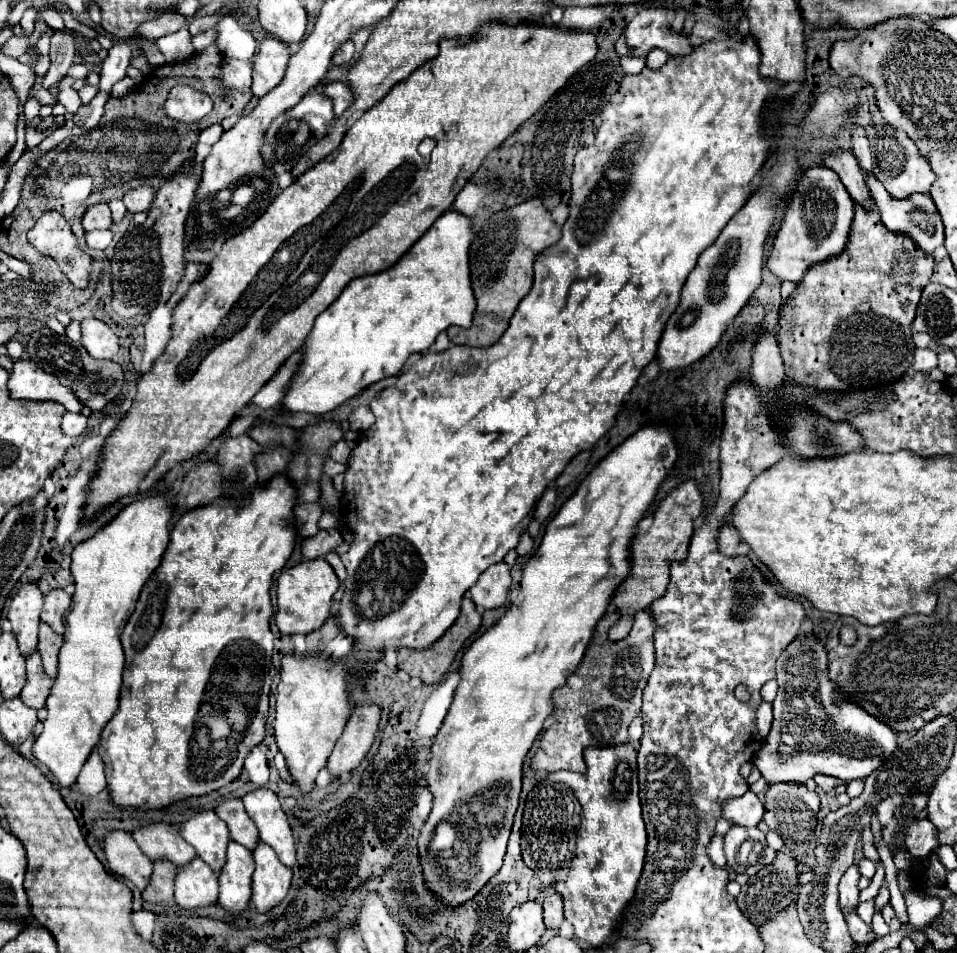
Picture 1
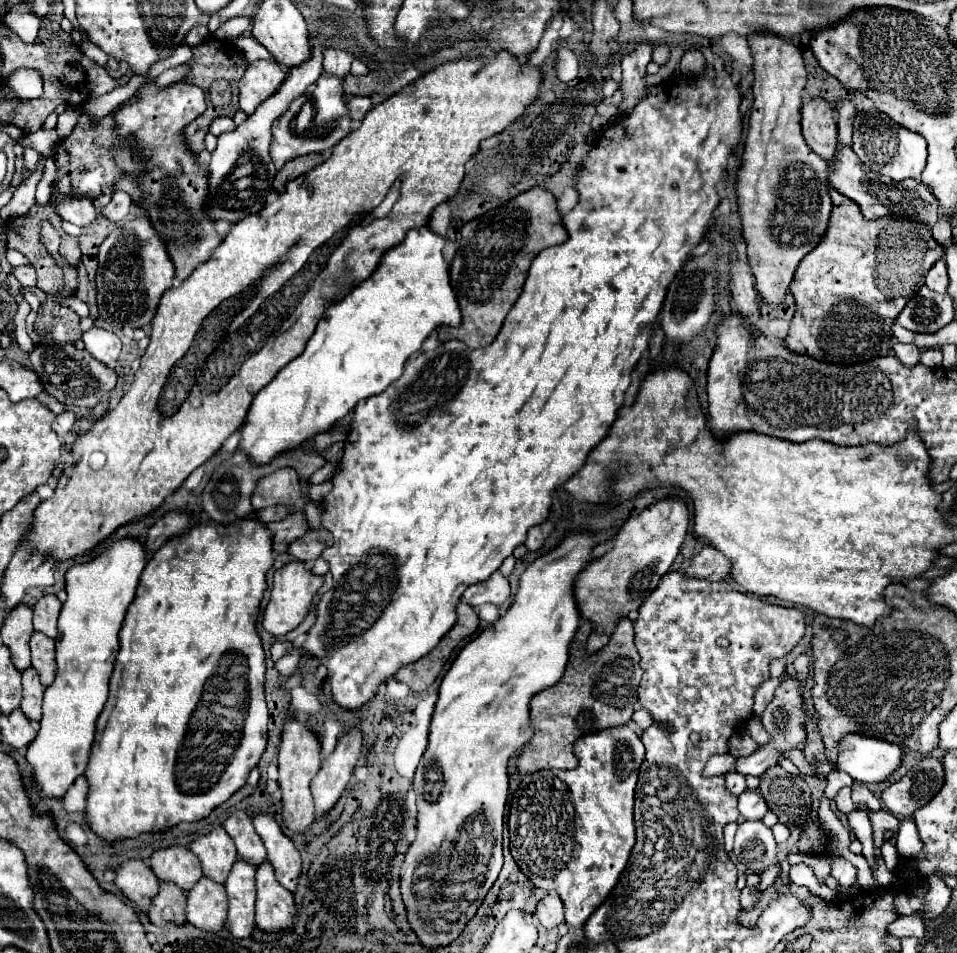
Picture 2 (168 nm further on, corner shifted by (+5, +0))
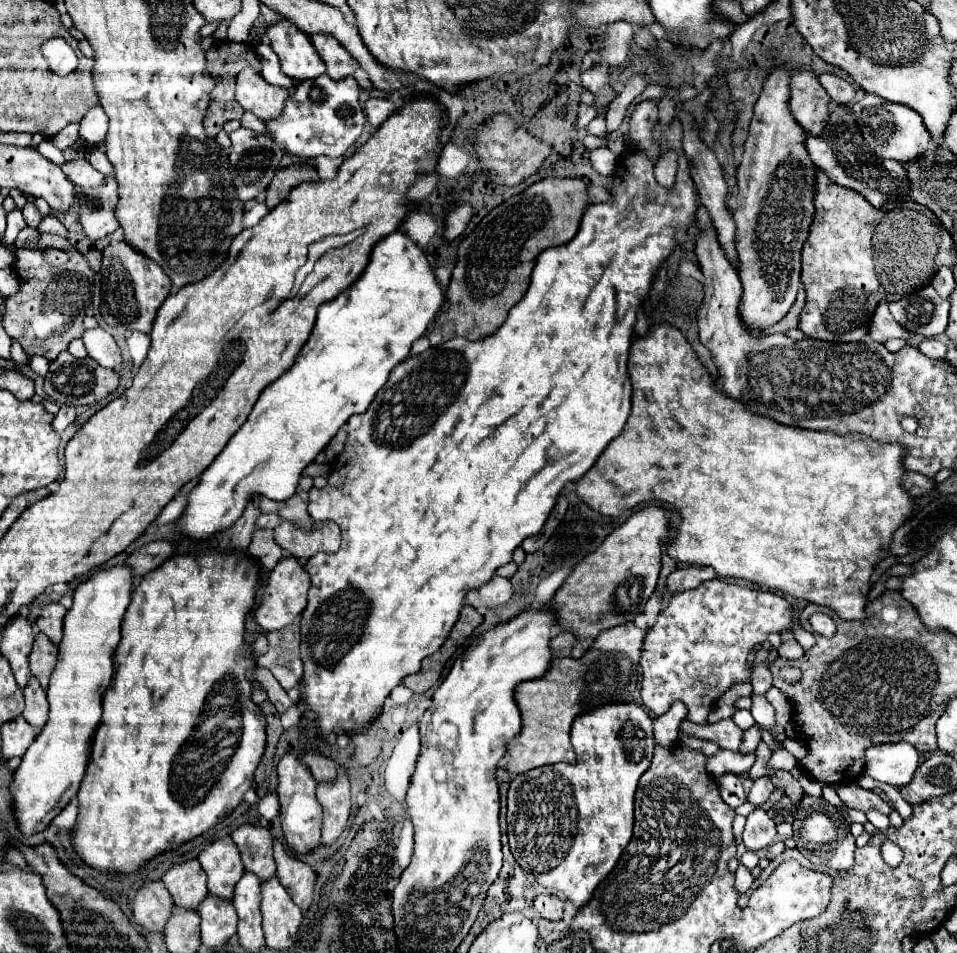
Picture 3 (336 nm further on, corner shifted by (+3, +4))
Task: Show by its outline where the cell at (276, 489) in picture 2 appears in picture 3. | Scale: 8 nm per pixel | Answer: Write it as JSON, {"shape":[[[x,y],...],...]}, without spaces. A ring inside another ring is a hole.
{"shape":[[[303,476],[297,488],[297,494],[291,496],[285,502],[275,502],[275,500],[267,500],[267,498],[259,498],[259,510],[263,514],[271,514],[277,512],[279,516],[283,516],[285,520],[293,522],[295,526],[303,528],[305,532],[311,530],[311,516],[307,512],[307,502],[309,502],[309,490],[313,488],[313,478]]]}

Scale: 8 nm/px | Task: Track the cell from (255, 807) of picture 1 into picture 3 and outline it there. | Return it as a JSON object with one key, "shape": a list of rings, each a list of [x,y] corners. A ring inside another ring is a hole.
{"shape":[[[275,840],[275,862],[277,862],[277,878],[293,898],[293,902],[307,912],[313,902],[315,888],[315,872],[309,864],[291,856],[281,842]]]}

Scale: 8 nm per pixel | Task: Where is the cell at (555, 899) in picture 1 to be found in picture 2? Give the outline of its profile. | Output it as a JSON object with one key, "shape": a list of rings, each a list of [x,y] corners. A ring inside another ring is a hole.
{"shape":[[[555,892],[547,894],[539,904],[537,904],[537,918],[539,918],[539,924],[543,928],[555,928],[559,926],[563,920],[563,902],[559,900],[559,896]]]}

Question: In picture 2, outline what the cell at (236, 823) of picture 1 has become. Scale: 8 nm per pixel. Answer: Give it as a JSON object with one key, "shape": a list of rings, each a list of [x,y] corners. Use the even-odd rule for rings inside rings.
{"shape":[[[245,812],[231,814],[223,822],[223,828],[233,838],[235,846],[237,846],[237,852],[239,852],[239,856],[243,860],[247,860],[253,866],[257,866],[257,864],[261,864],[267,858],[267,852],[263,848],[263,842],[259,838],[259,834],[255,832],[249,814],[245,814]]]}

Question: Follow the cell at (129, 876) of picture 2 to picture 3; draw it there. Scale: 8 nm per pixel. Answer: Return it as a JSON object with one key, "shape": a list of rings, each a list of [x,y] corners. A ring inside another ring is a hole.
{"shape":[[[149,882],[145,888],[141,888],[133,902],[133,916],[135,922],[149,932],[163,932],[169,916],[171,916],[173,900],[169,896],[169,890],[163,886],[163,882]]]}

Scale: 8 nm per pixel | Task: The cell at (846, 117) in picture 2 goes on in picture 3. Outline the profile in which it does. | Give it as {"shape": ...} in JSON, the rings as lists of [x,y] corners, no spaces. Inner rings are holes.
{"shape":[[[829,72],[819,74],[819,82],[831,96],[833,104],[851,104],[853,96],[855,96],[855,88],[849,82],[845,82],[843,78],[829,74]]]}

